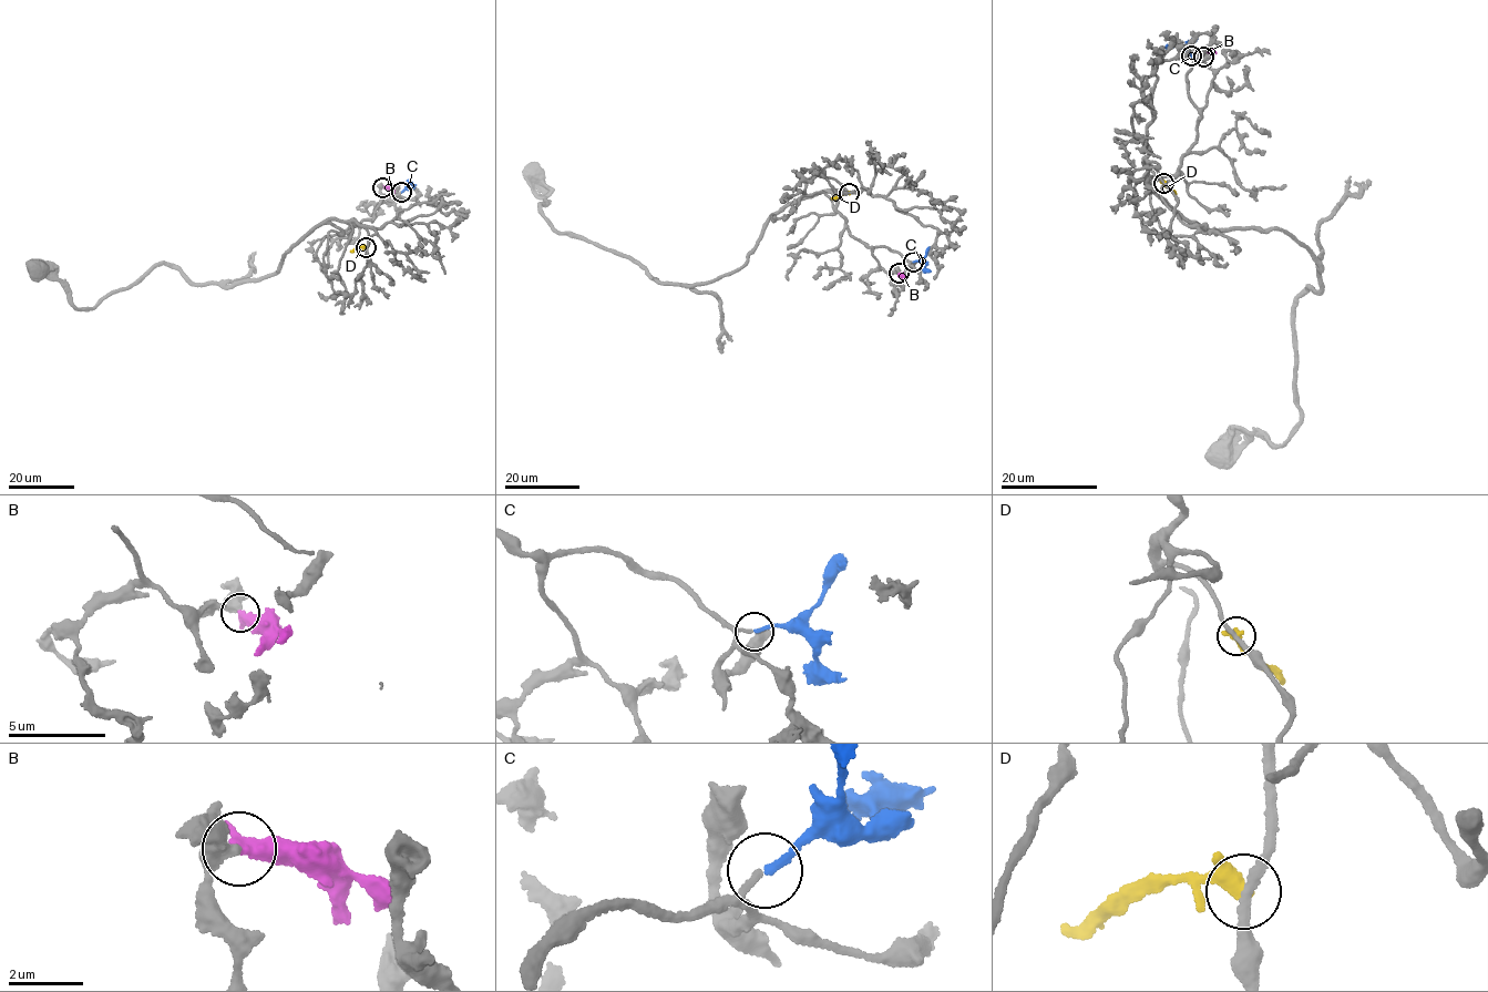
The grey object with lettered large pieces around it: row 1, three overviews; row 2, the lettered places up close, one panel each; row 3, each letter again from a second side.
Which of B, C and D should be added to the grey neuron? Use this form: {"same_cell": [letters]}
{"same_cell": ["C"]}

